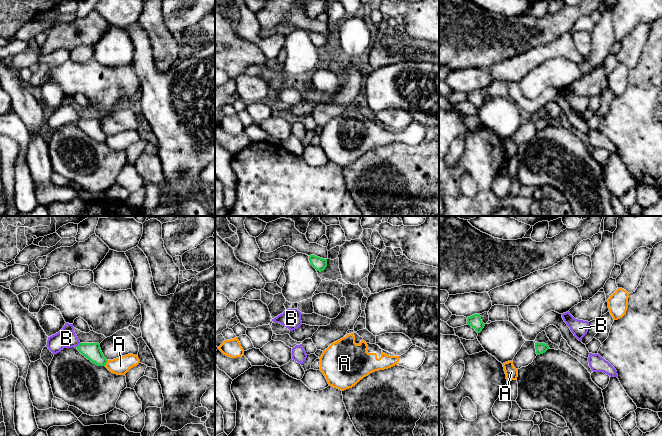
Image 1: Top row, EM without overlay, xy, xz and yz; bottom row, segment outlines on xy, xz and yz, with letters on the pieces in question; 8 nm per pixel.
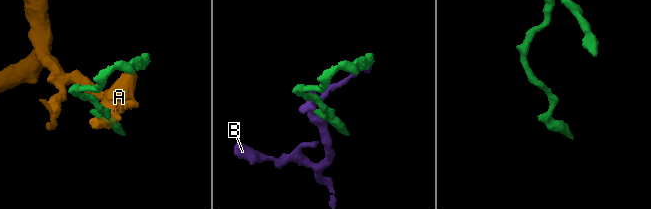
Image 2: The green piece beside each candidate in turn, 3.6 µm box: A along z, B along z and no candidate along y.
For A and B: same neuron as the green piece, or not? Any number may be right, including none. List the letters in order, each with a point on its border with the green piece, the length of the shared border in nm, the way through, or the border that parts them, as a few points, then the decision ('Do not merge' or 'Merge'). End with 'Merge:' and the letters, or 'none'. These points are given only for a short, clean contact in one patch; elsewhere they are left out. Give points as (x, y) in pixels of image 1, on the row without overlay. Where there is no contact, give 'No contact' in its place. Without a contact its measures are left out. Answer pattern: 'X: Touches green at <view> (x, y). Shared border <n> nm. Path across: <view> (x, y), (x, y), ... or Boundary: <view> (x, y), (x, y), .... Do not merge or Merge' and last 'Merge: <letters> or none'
A: Touches green at xy (106, 138). Shared border 50 nm. Do not merge
B: Touches green at xy (78, 121). Shared border 60 nm. Boundary: xy (80, 119), (75, 123). Do not merge
Merge: none

